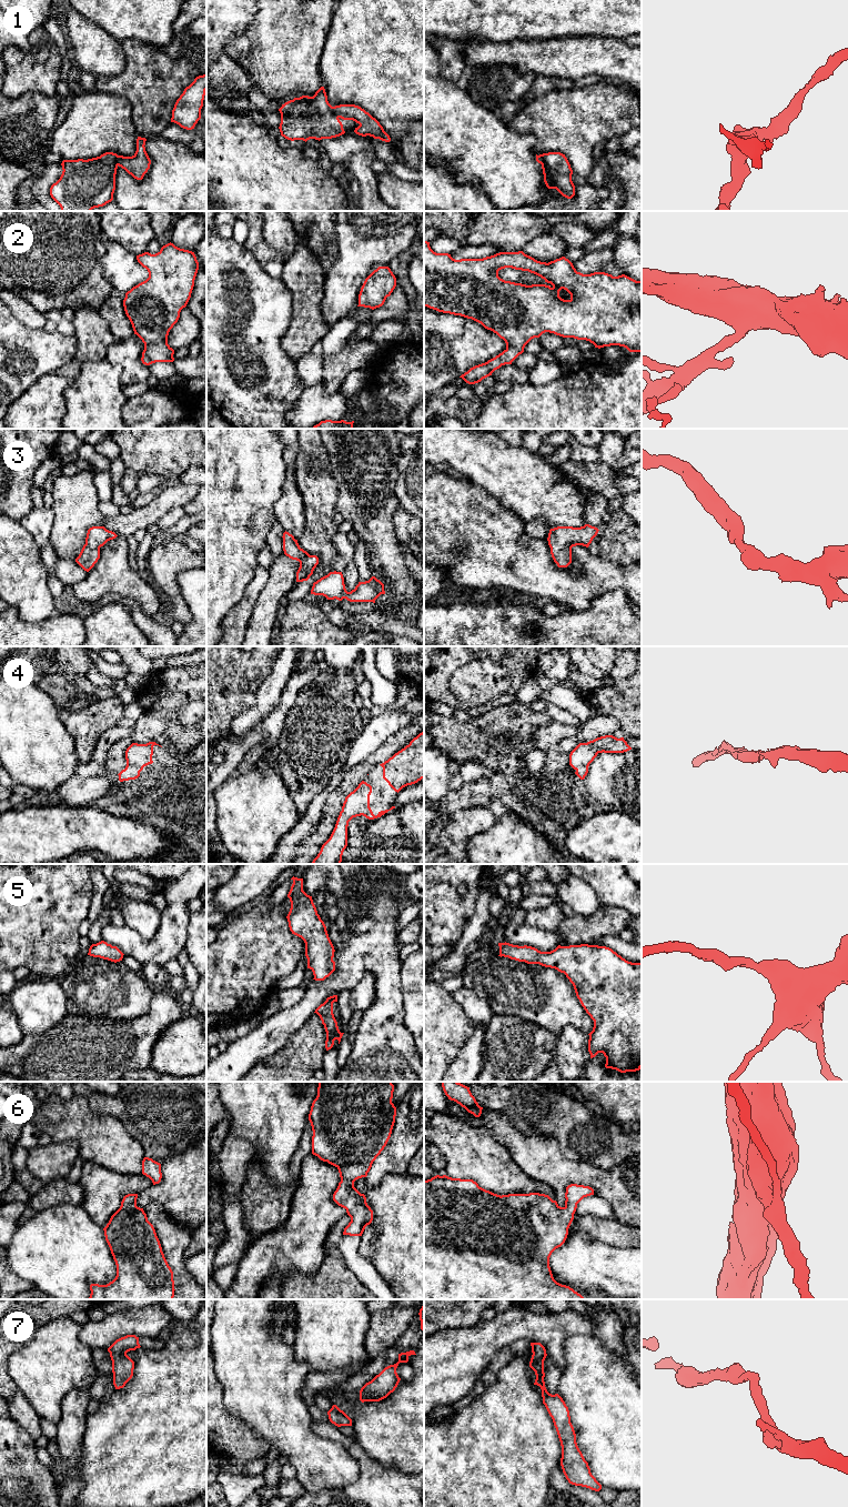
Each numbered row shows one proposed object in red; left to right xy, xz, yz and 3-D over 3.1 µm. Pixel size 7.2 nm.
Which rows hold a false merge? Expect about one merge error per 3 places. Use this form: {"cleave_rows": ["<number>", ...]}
{"cleave_rows": []}

